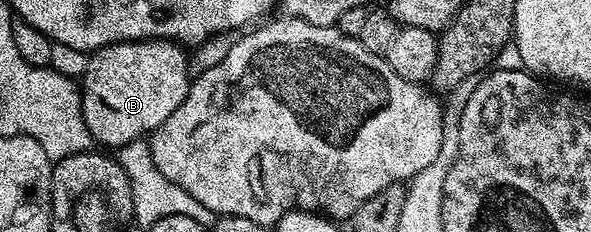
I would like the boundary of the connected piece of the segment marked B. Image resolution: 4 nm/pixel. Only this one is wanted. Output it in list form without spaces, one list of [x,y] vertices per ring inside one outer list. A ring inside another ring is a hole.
[[[139,39],[138,41],[130,41],[129,43],[112,43],[108,47],[101,47],[100,50],[91,52],[88,68],[84,71],[84,83],[82,79],[82,90],[80,92],[80,104],[82,105],[82,113],[86,121],[86,129],[91,133],[93,140],[97,144],[101,143],[101,148],[119,149],[131,145],[136,139],[144,139],[151,136],[152,132],[158,129],[158,125],[162,125],[162,121],[166,121],[166,117],[170,117],[170,113],[174,113],[174,109],[178,109],[178,105],[182,105],[188,96],[190,86],[190,76],[188,74],[189,52],[185,50],[181,44],[170,39]]]

